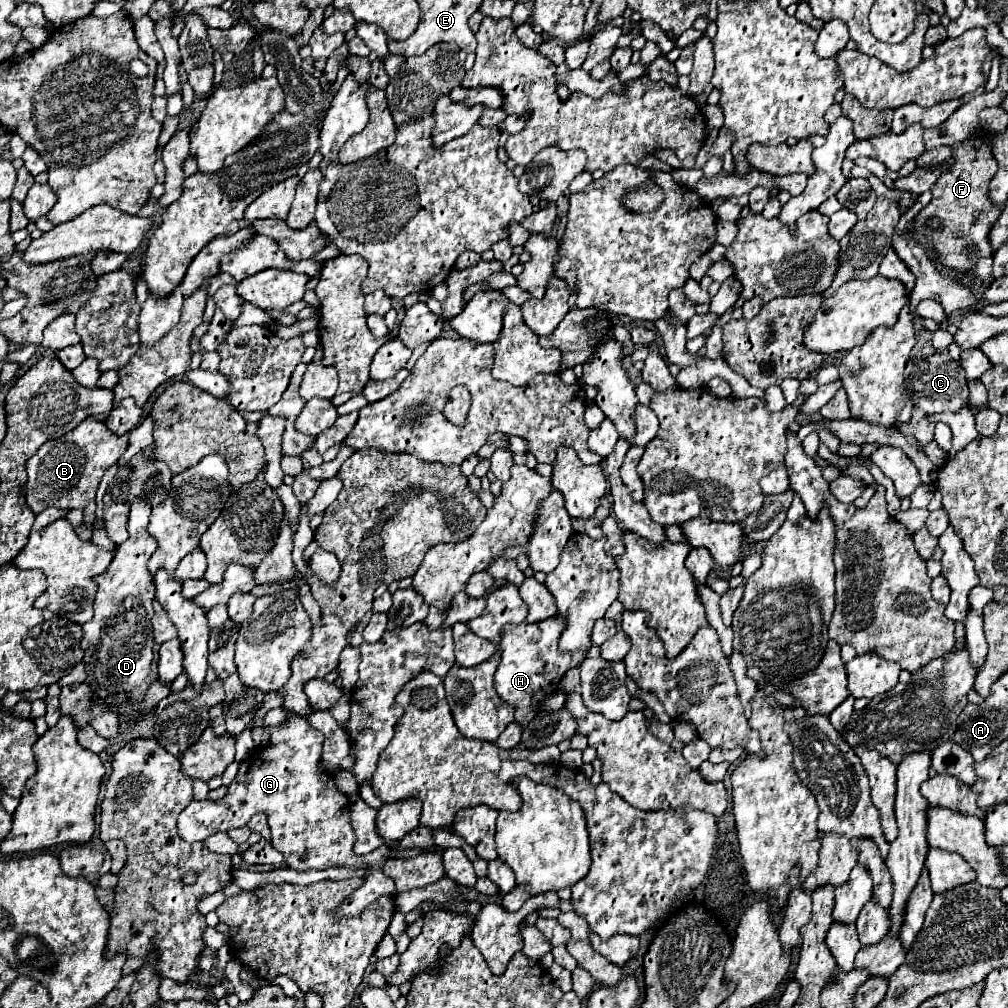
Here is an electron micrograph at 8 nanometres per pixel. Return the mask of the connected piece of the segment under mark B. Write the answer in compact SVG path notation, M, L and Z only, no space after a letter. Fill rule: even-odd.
M97 418L83 420L75 430L67 432L59 440L45 442L37 454L27 460L27 486L25 486L25 500L29 508L39 514L45 508L79 508L83 510L85 524L91 526L95 522L95 492L99 482L109 466L113 466L119 456L127 450L127 436L113 436L109 434L107 426Z

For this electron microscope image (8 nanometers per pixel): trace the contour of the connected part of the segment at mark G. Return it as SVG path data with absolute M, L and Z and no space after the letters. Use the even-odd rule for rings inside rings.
M291 716L287 722L269 728L269 732L271 742L265 748L259 748L251 760L241 762L239 774L223 800L193 800L181 812L177 822L179 836L185 842L205 842L211 834L241 828L251 816L265 812L269 816L273 846L283 854L287 864L313 864L313 860L331 860L331 852L341 852L341 864L365 864L363 868L371 870L365 884L339 906L341 916L357 916L377 898L393 896L393 880L381 870L389 846L381 846L367 856L353 854L355 834L349 824L349 800L337 790L333 776L319 768L323 734L299 716Z

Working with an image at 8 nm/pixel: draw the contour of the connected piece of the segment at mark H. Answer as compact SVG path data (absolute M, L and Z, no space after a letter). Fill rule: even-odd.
M557 616L535 624L505 624L501 630L501 662L495 672L495 690L503 698L503 702L515 708L515 722L519 722L521 726L527 726L529 720L533 720L533 716L541 712L541 702L559 690L559 682L567 674L567 670L579 666L587 656L585 650L561 654L561 630L565 630L565 620Z

